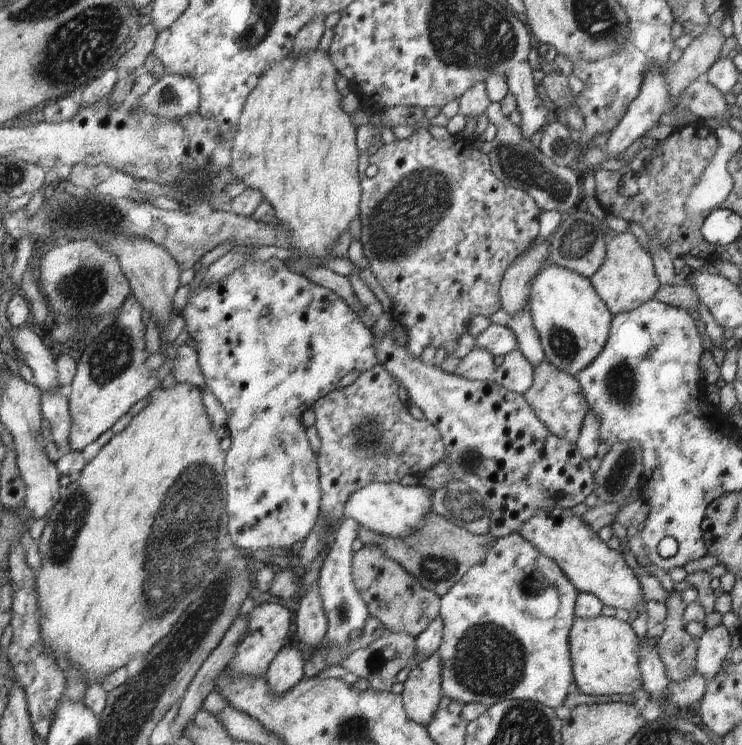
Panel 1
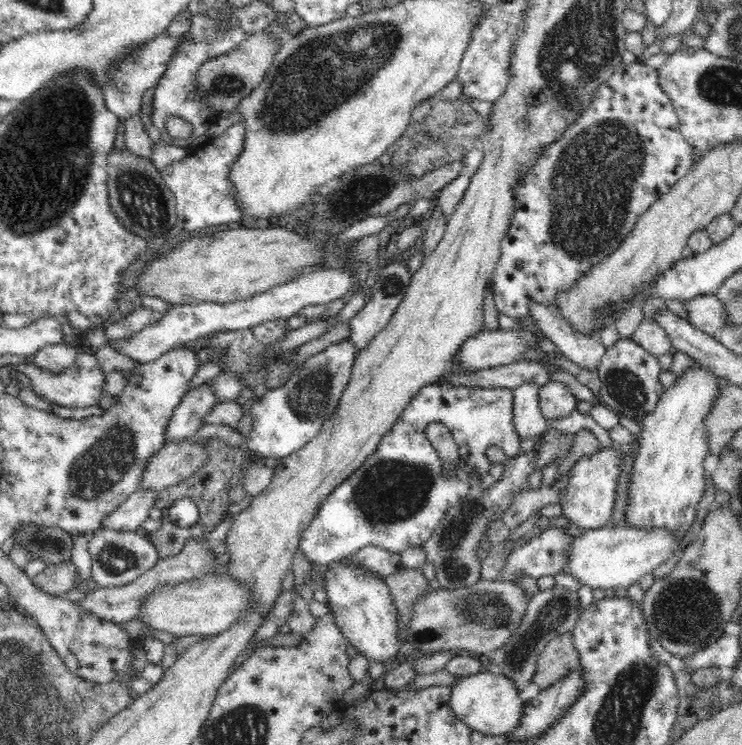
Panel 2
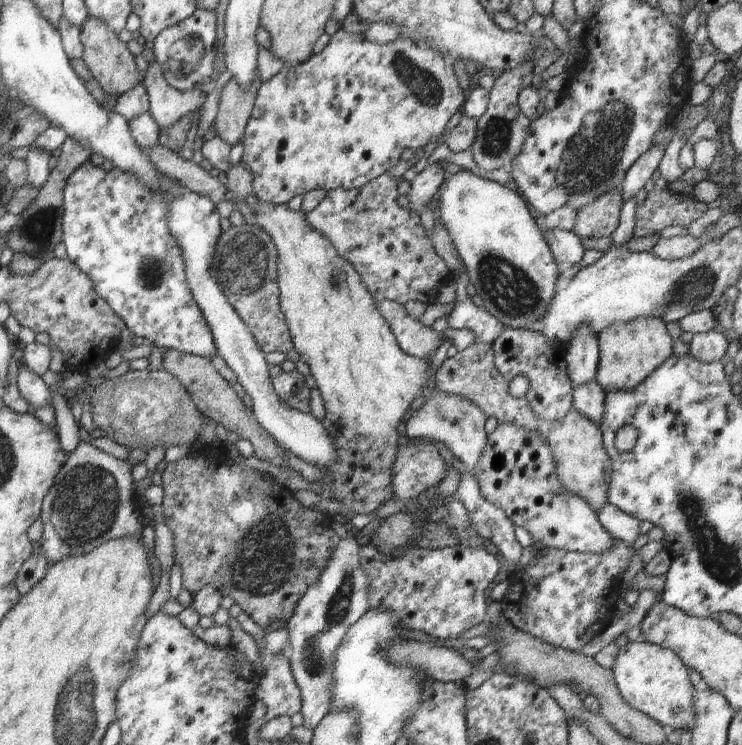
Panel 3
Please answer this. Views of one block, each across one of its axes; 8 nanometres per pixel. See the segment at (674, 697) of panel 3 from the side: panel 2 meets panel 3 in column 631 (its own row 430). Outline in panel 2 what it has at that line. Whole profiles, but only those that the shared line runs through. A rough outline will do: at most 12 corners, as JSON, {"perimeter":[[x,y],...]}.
{"perimeter":[[700,367],[639,419],[625,520],[679,540],[706,489],[706,418]]}

